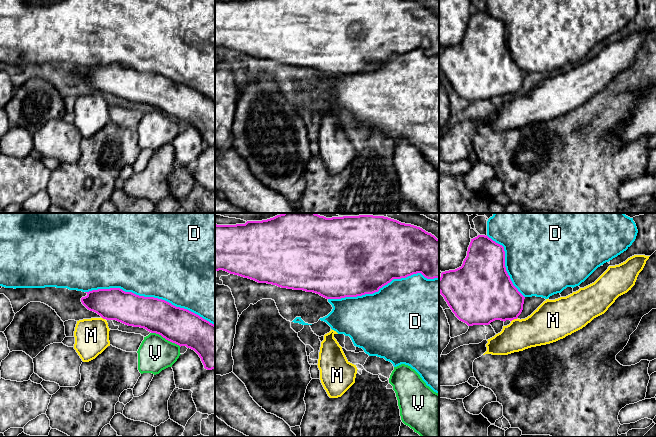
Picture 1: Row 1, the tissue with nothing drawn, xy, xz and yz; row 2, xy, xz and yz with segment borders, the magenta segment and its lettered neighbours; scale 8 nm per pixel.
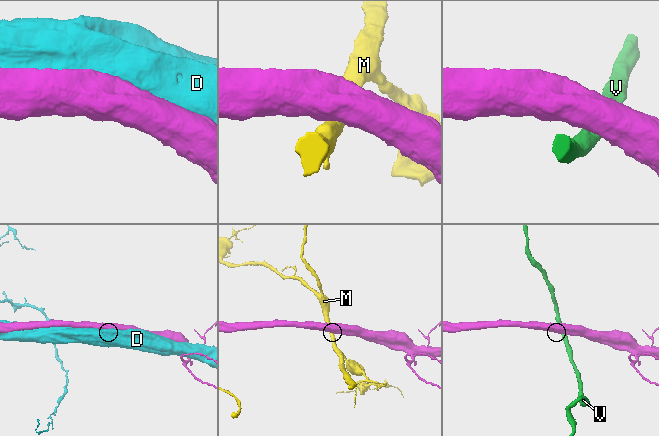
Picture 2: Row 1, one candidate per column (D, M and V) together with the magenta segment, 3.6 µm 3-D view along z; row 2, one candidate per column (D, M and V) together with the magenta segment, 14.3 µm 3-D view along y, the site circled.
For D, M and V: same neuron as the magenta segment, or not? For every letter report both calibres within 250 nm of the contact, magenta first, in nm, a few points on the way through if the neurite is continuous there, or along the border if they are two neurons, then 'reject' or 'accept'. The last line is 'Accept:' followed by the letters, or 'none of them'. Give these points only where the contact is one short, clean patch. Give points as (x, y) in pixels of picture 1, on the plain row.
D: 280 nm thick on the magenta side, 500 nm on the other; accept
M: 380 nm thick on the magenta side, 280 nm on the other; reject
V: 280 nm thick on the magenta side, 280 nm on the other; border along xy (151, 108), (158, 109), (180, 122); reject
Accept: D

